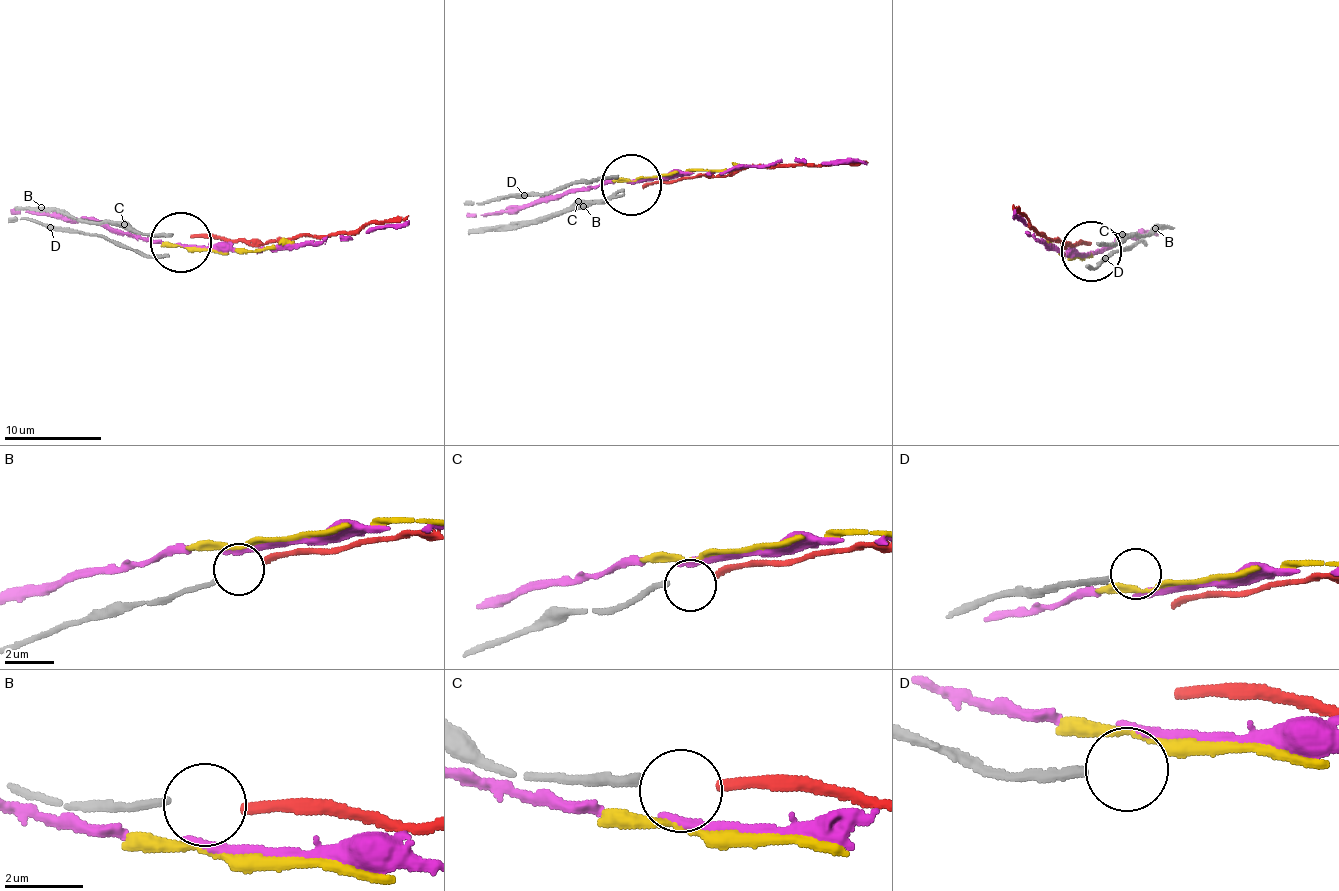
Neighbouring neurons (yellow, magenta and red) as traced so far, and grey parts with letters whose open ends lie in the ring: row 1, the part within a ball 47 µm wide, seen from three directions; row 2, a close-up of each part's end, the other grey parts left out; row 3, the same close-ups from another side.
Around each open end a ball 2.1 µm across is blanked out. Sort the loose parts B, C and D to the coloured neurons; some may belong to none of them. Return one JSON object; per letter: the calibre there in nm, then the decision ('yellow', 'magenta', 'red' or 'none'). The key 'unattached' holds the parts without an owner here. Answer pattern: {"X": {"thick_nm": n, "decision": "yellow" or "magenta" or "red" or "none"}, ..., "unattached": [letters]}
{"B": {"thick_nm": 190, "decision": "none"}, "C": {"thick_nm": 240, "decision": "red"}, "D": {"thick_nm": 240, "decision": "none"}, "unattached": ["B", "D"]}

